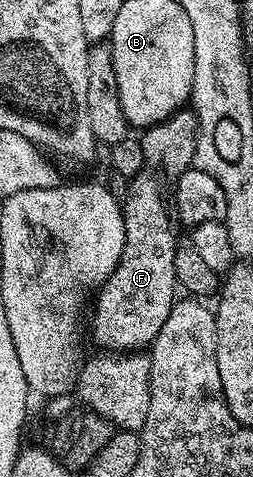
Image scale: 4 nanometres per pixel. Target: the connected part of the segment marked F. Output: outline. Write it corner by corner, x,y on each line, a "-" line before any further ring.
181,108
168,120
141,131
142,170
125,183
126,198
121,199
124,252
92,302
94,338
103,351
138,352
149,347
172,312
176,301
176,237
168,199
179,176
193,167
197,139
198,118
190,108

